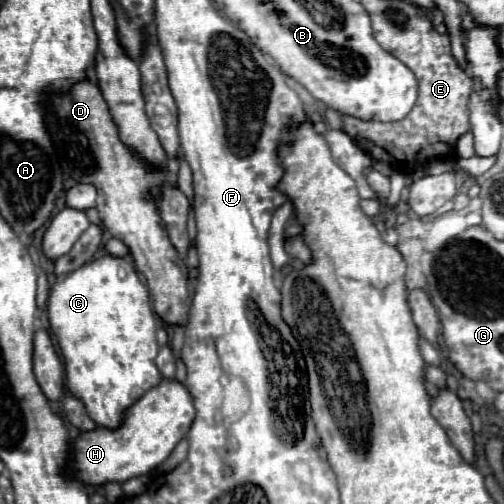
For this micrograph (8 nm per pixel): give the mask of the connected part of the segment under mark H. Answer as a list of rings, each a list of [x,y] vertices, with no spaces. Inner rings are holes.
[[[162,380],[154,390],[148,390],[130,410],[126,410],[126,418],[122,418],[122,426],[110,430],[104,426],[96,426],[90,432],[80,432],[80,436],[70,444],[70,450],[74,450],[74,470],[78,470],[78,478],[82,478],[82,484],[100,486],[106,482],[124,482],[142,474],[152,472],[158,464],[162,464],[174,446],[186,436],[192,420],[196,416],[192,396],[186,390],[184,384],[176,380]]]

